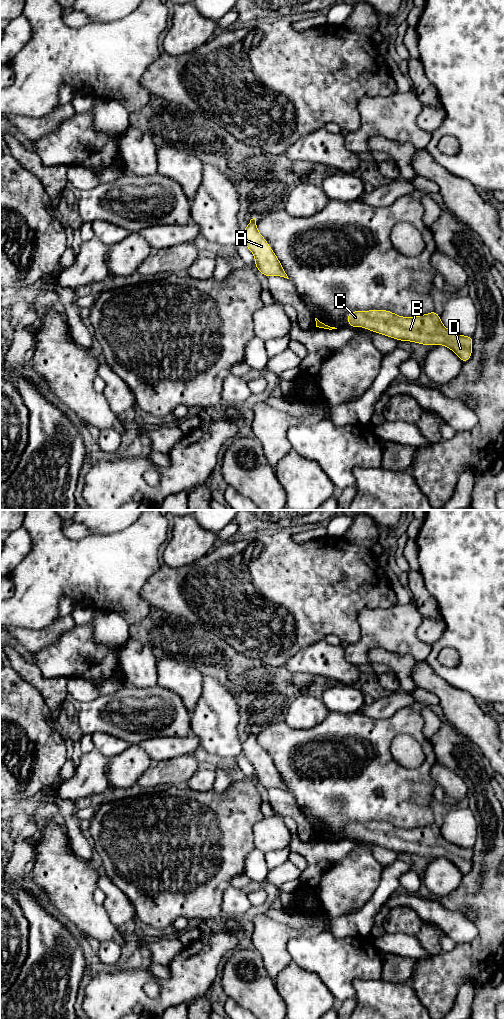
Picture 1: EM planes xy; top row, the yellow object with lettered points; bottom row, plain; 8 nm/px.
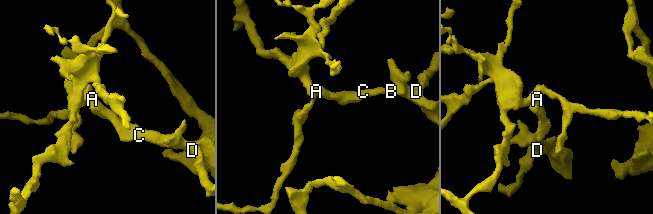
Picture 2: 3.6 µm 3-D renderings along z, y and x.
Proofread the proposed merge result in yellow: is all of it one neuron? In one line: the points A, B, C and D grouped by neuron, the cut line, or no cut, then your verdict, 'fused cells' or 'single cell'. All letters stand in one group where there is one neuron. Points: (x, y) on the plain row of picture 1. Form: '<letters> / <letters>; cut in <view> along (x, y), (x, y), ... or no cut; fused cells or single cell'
A B C D; no cut; single cell

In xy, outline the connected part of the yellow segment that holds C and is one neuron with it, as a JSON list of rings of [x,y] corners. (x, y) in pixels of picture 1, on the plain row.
[[[388,822],[352,823],[347,828],[347,834],[351,840],[360,838],[400,853],[444,857],[463,875],[471,870],[473,849],[448,842],[435,822],[415,829],[398,828]]]

